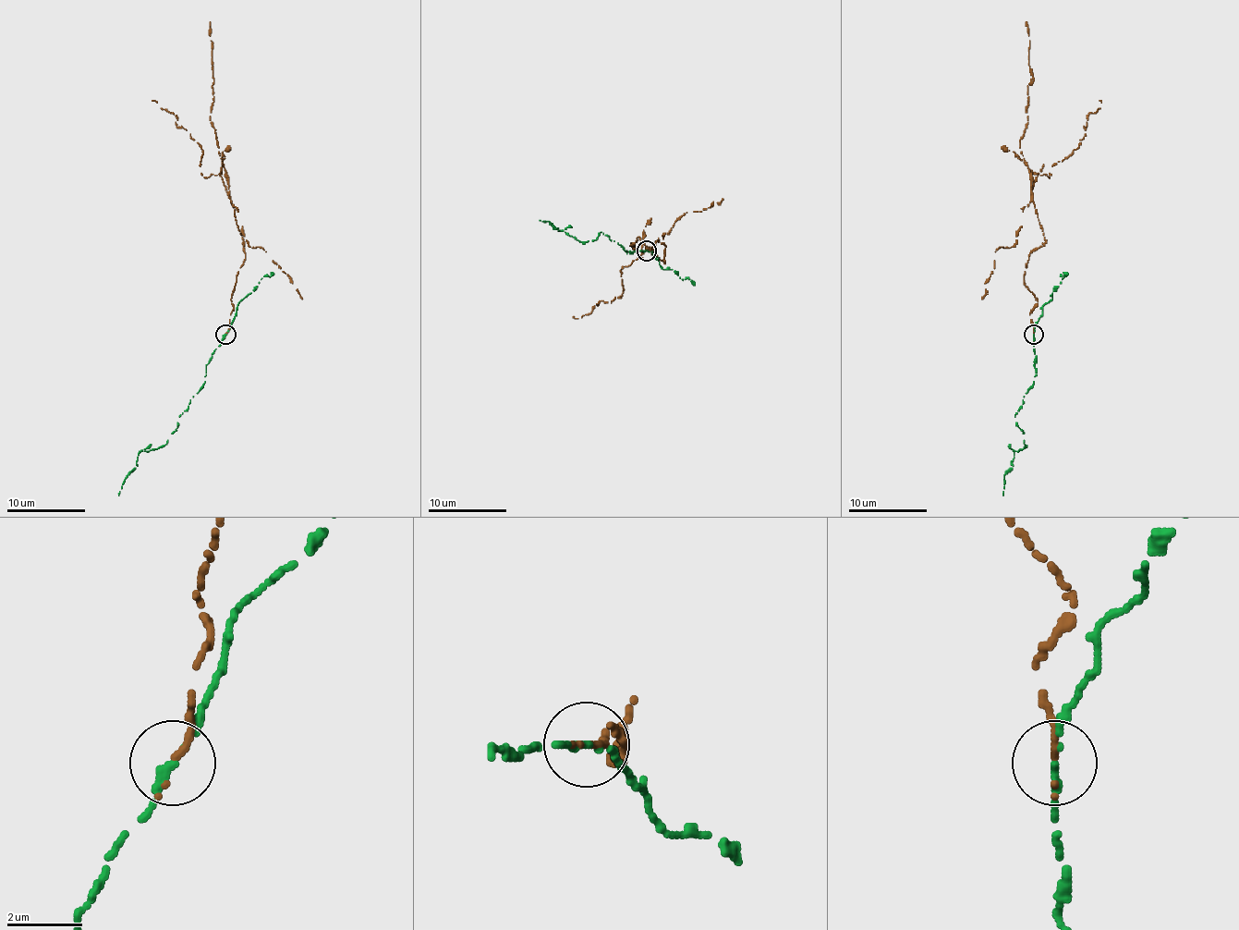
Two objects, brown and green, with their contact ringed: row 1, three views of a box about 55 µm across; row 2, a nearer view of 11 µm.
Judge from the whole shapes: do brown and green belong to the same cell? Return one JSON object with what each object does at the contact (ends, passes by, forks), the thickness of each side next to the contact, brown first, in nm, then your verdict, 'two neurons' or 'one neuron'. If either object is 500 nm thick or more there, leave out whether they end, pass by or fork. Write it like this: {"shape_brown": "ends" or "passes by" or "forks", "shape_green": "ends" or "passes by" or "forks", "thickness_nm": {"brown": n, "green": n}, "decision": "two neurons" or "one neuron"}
{"shape_brown": "ends", "shape_green": "passes by", "thickness_nm": {"brown": 190, "green": 190}, "decision": "two neurons"}

